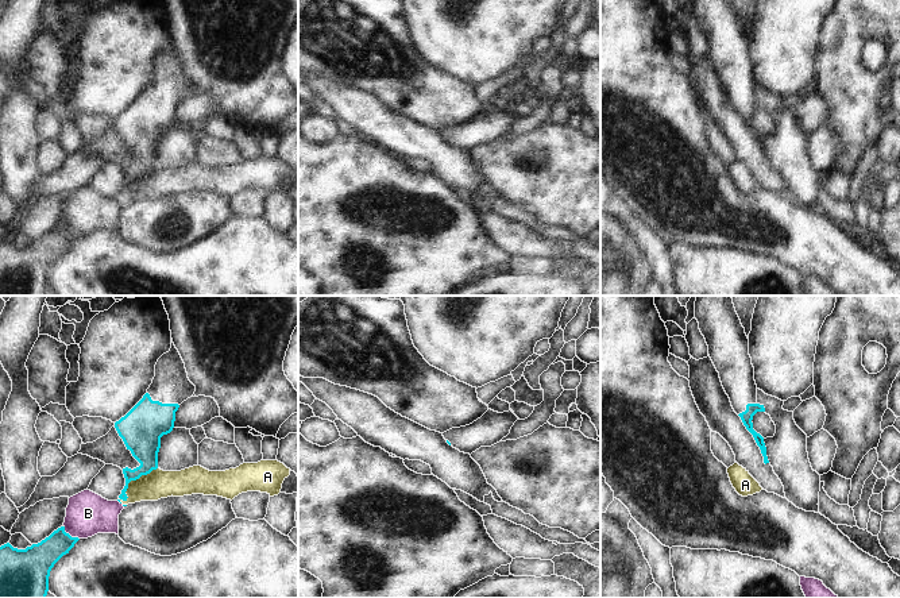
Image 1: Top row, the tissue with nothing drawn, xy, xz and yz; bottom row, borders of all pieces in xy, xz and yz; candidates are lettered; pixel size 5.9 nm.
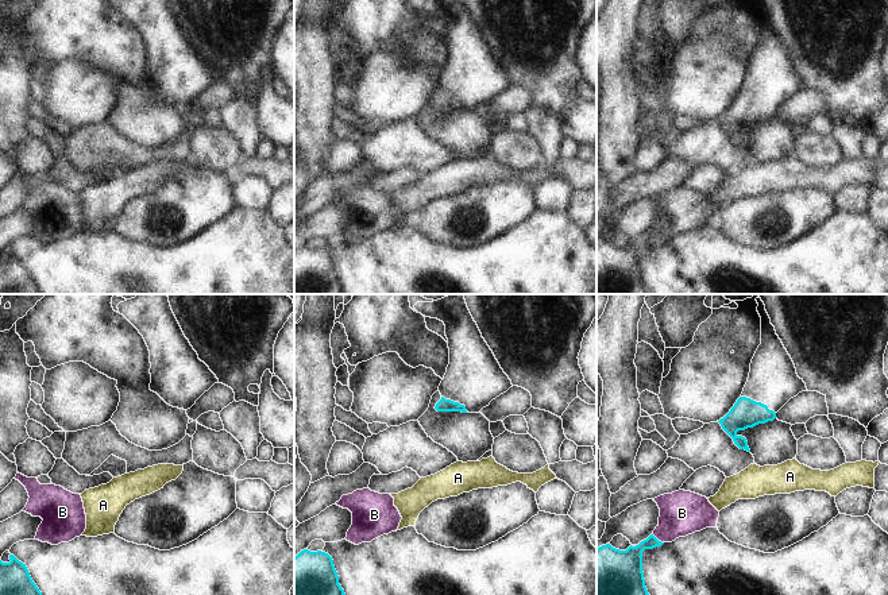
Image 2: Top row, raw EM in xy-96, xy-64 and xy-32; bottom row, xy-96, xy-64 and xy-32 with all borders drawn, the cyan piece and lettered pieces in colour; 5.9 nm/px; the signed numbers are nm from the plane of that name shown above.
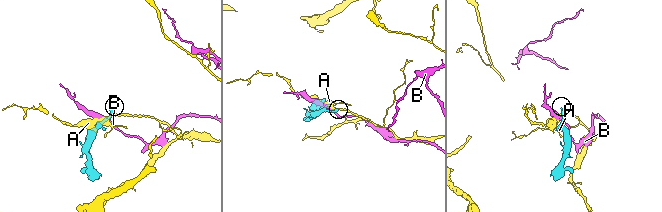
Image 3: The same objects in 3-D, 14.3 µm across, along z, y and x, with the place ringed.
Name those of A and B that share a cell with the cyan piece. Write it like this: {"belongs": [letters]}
{"belongs": []}

